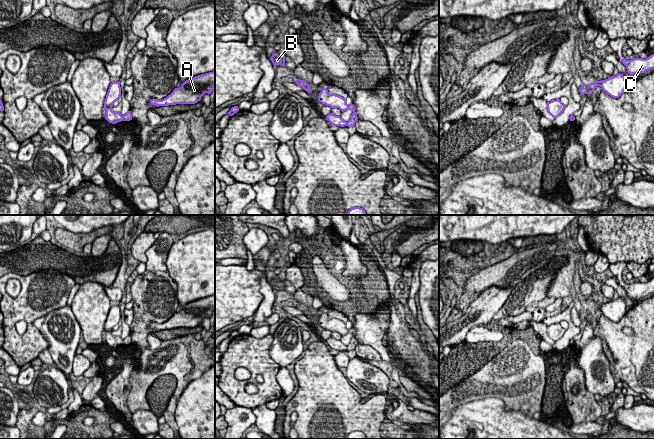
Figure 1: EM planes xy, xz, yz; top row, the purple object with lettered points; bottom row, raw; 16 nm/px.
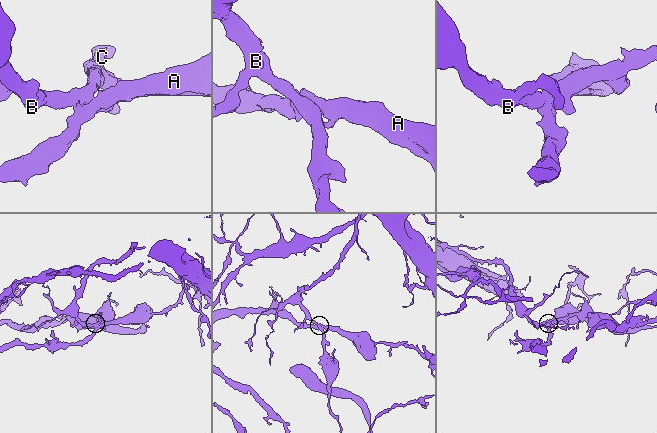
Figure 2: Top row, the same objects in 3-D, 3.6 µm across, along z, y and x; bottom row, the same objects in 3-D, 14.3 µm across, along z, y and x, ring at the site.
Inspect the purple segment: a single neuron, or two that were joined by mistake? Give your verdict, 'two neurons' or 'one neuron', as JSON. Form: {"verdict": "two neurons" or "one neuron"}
{"verdict": "two neurons"}

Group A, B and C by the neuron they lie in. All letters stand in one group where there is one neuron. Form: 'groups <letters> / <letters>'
groups A / B C

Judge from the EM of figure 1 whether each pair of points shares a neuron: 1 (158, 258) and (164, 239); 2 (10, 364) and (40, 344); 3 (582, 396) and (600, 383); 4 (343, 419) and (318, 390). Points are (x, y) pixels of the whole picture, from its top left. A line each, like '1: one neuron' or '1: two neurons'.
1: one neuron
2: two neurons
3: two neurons
4: one neuron

